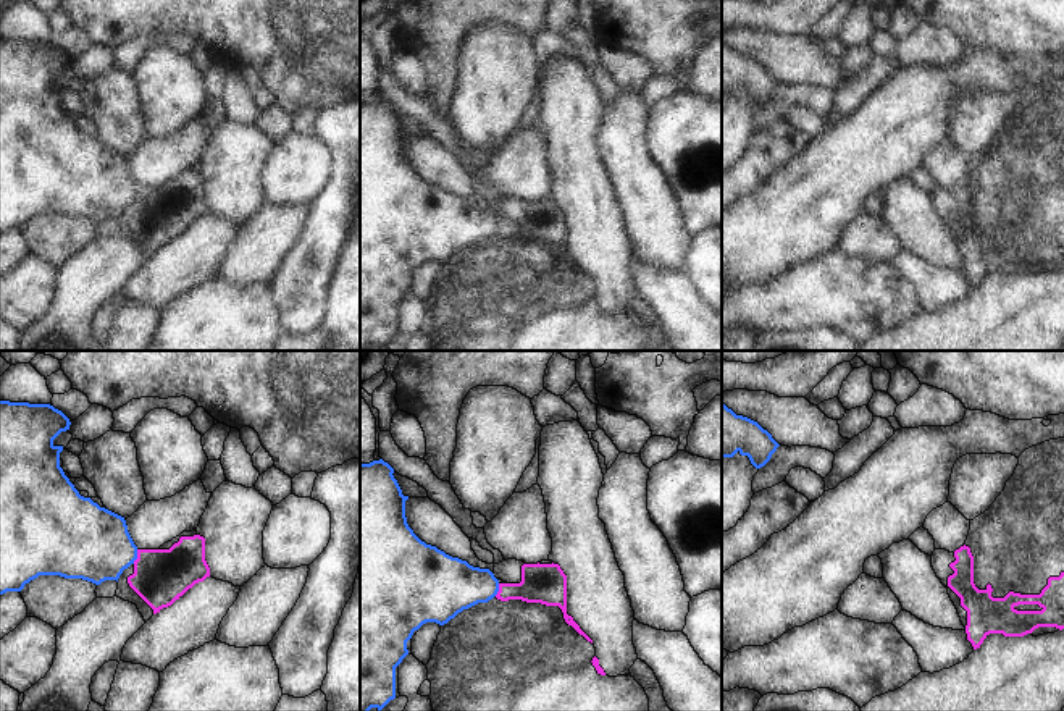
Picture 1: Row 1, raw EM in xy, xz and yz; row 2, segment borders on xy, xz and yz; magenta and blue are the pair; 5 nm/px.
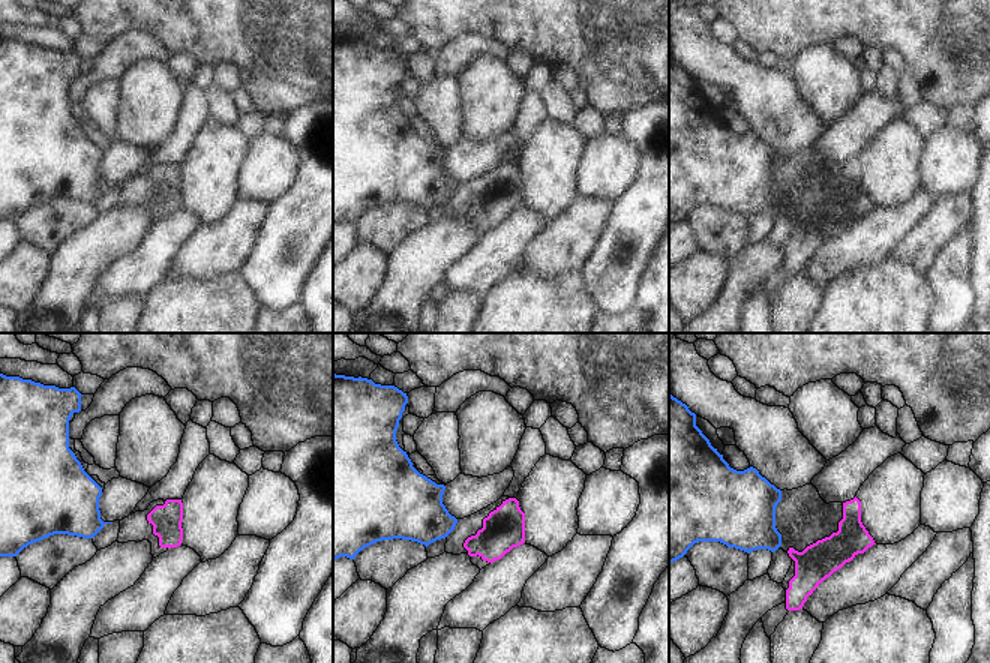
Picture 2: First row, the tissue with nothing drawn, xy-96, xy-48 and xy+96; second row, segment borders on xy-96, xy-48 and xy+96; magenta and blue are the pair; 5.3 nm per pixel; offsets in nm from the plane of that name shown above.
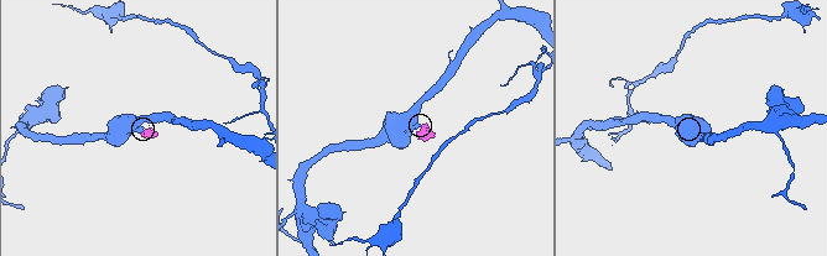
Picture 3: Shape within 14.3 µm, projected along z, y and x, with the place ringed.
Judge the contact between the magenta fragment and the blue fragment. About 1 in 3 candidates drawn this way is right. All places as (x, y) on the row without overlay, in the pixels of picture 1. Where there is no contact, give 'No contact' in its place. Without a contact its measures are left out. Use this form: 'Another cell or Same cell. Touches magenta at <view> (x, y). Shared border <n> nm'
Another cell. Touches magenta at xy (138, 194). Shared border 80 nm

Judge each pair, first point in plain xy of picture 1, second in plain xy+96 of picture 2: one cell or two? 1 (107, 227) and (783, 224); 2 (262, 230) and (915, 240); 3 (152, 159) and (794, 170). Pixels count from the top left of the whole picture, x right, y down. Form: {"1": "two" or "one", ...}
{"1": "two", "2": "one", "3": "two"}

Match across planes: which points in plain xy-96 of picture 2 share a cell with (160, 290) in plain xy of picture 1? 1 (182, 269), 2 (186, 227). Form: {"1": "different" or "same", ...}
{"1": "different", "2": "same"}

